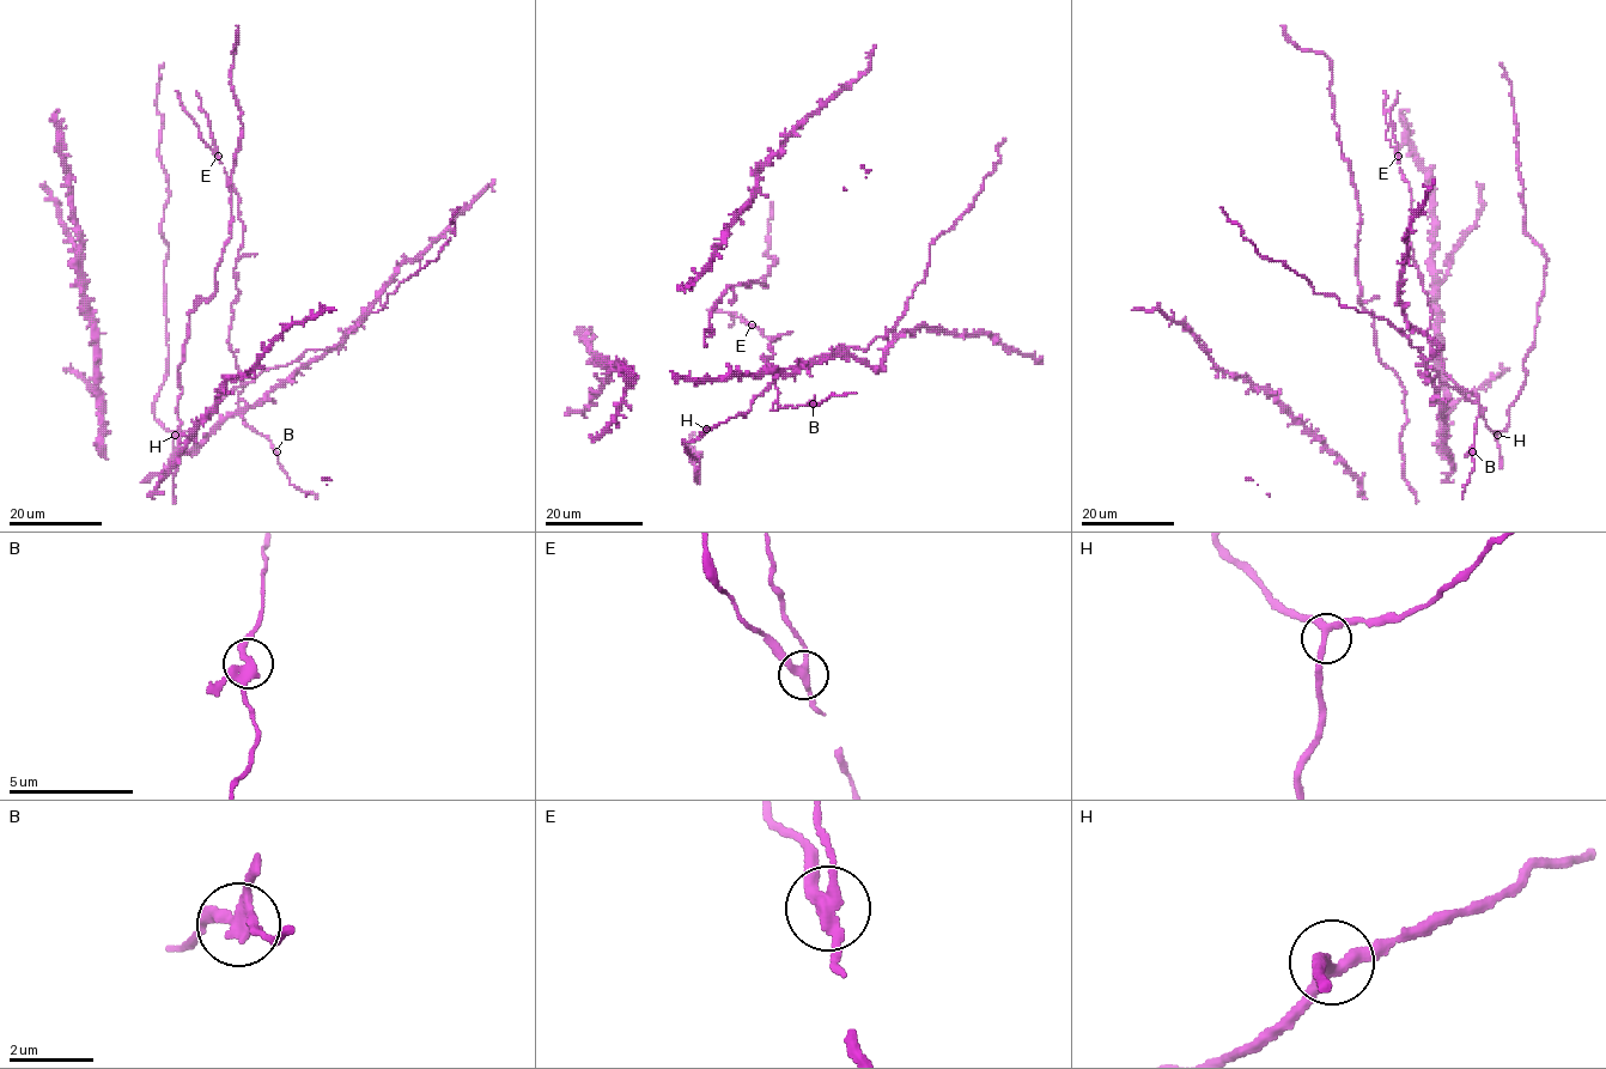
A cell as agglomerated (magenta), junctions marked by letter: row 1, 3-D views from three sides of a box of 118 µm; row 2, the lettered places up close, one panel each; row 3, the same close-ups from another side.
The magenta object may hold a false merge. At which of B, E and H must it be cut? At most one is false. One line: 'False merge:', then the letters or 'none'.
False merge: E

